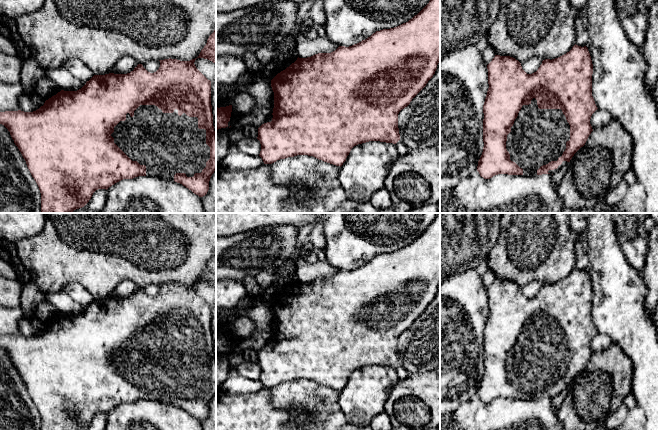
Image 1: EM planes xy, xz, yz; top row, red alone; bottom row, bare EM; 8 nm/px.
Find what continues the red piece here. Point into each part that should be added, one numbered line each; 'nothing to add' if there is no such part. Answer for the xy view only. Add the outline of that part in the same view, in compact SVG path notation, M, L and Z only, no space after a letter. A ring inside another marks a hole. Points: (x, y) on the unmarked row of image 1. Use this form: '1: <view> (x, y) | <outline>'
1: xy (166, 367) | M140 329L131 341L126 338L126 344L120 345L111 358L114 367L132 384L146 390L146 400L159 401L174 405L176 397L185 397L187 401L193 401L195 397L201 397L210 383L210 371L206 368L206 354L198 352L198 342L189 341L185 337L178 339L178 334L173 337L163 337L155 329Z

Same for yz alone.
1: yz (538, 360) | M533 322L529 329L523 329L507 359L506 373L510 384L523 393L523 400L535 400L537 394L551 385L557 385L570 364L570 349L561 333L539 333Z

